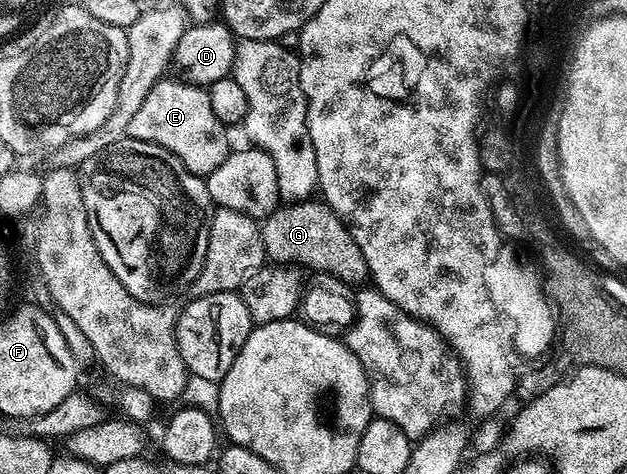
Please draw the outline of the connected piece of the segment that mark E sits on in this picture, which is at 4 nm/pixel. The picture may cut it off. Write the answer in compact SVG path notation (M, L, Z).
M184 79L169 80L159 80L155 87L151 87L151 91L147 91L147 99L143 99L139 111L135 111L135 116L131 119L128 136L136 141L150 141L171 151L185 164L187 171L191 171L197 177L208 178L209 173L215 171L215 167L219 167L219 163L223 163L223 159L230 155L231 144L229 145L229 137L225 134L228 133L227 127L217 118L215 110L211 107L208 88L191 85Z

